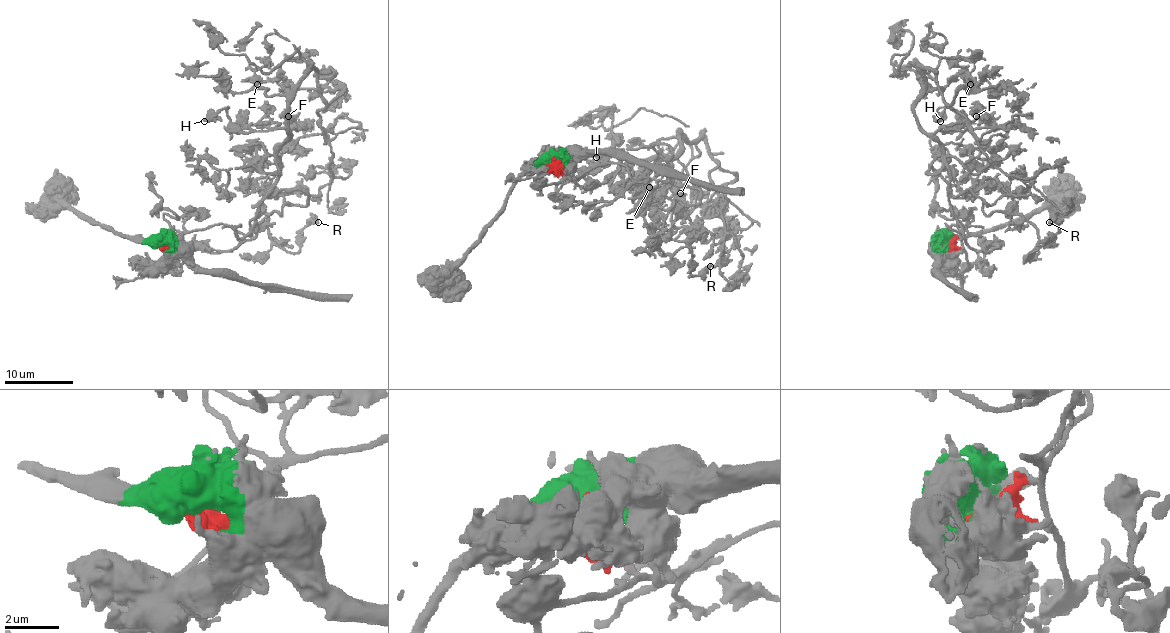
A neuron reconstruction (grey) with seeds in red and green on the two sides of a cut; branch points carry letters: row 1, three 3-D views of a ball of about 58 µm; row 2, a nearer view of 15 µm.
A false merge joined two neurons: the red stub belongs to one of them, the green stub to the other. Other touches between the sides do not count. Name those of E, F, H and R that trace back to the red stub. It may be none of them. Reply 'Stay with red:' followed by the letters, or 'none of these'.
Stay with red: E, F, H, R

